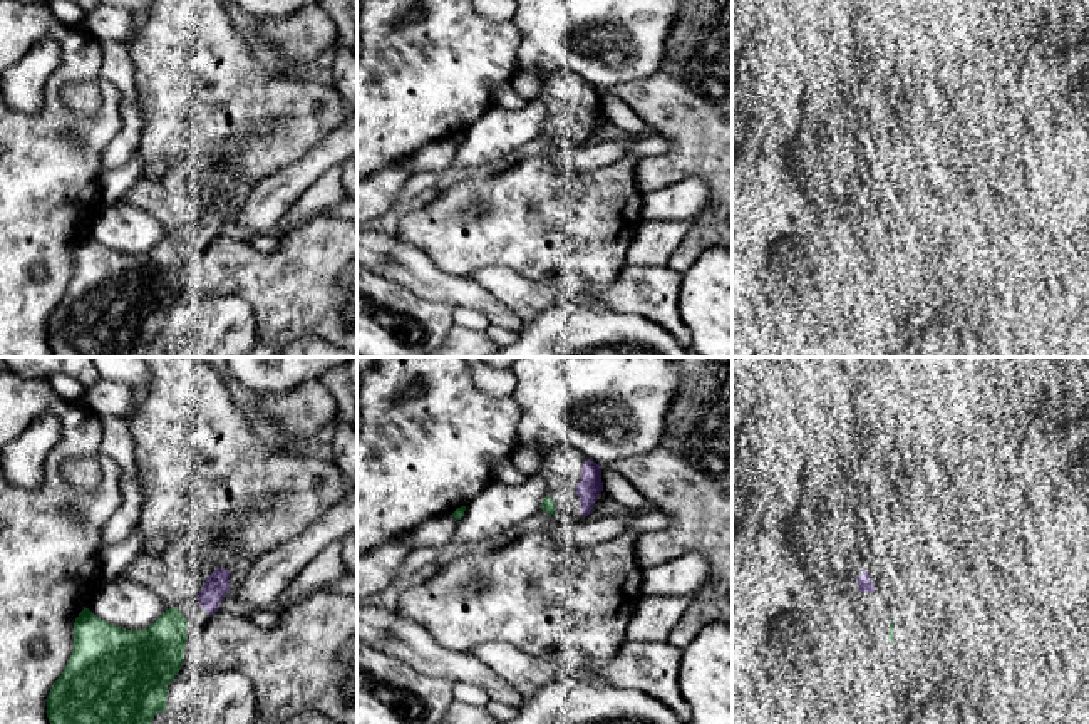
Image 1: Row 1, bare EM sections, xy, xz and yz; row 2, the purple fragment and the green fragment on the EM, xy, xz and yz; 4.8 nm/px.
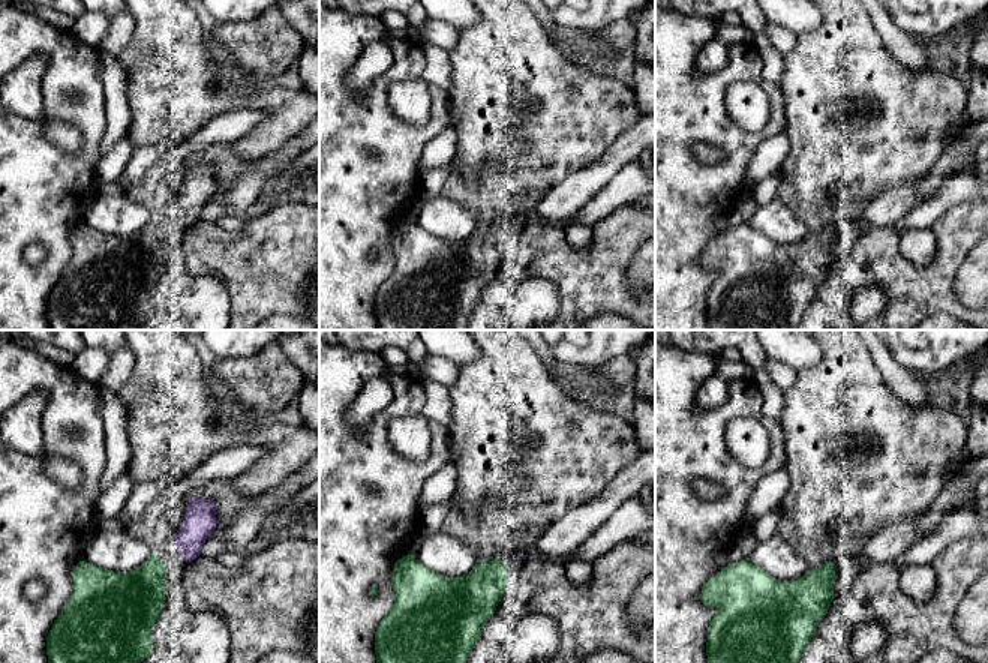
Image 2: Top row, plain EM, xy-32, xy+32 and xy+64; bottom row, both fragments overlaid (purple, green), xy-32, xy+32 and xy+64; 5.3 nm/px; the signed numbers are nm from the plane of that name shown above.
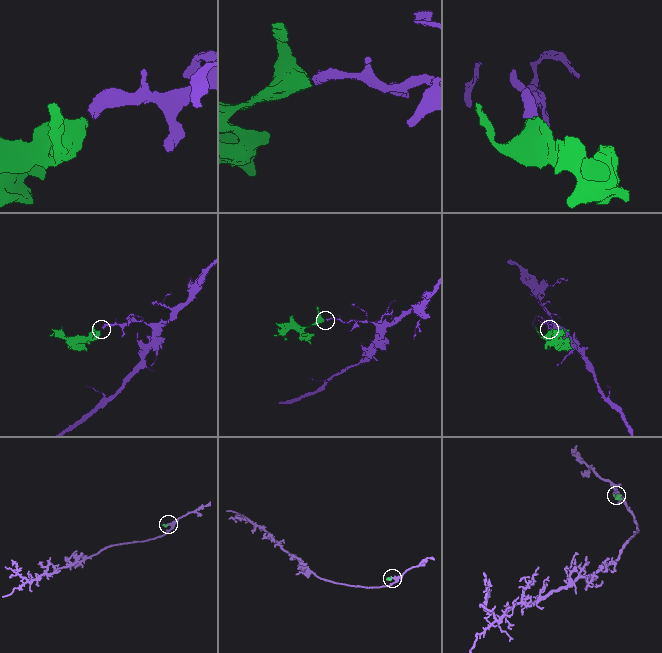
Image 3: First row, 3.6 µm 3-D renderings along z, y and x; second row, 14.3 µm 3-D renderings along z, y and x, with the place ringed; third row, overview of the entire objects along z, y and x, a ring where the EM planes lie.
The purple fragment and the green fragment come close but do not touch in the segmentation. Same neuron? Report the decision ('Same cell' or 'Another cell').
Same cell

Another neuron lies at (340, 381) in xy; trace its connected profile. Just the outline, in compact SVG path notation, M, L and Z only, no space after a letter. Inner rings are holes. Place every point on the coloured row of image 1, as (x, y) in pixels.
M348 357L338 367L318 379L337 402L335 424L348 424L357 429L357 357Z

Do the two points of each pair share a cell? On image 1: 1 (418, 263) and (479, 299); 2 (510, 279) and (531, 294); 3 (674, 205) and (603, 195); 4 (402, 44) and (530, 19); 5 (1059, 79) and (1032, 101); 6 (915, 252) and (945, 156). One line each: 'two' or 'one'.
1: one
2: one
3: two
4: two
5: one
6: two

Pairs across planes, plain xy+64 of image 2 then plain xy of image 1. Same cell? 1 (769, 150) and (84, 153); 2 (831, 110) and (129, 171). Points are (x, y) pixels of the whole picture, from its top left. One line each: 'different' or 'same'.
1: different
2: different

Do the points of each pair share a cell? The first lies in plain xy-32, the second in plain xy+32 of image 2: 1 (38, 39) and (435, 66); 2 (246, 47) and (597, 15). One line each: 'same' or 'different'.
1: different
2: different

